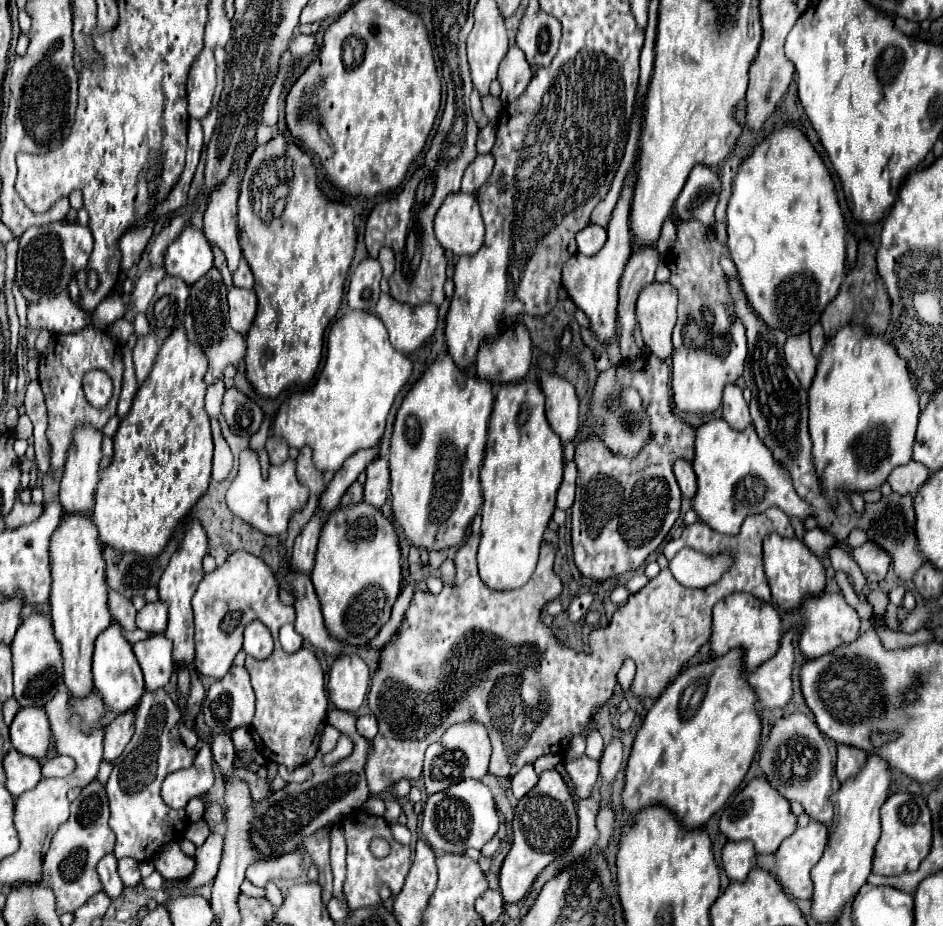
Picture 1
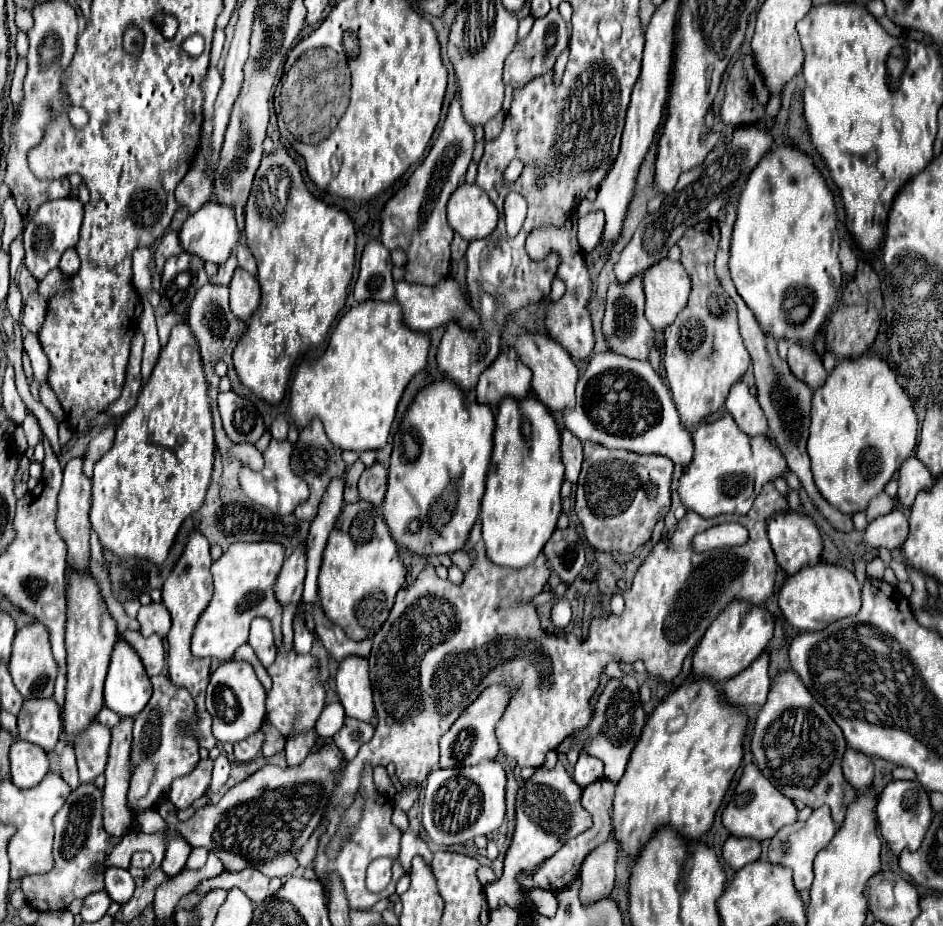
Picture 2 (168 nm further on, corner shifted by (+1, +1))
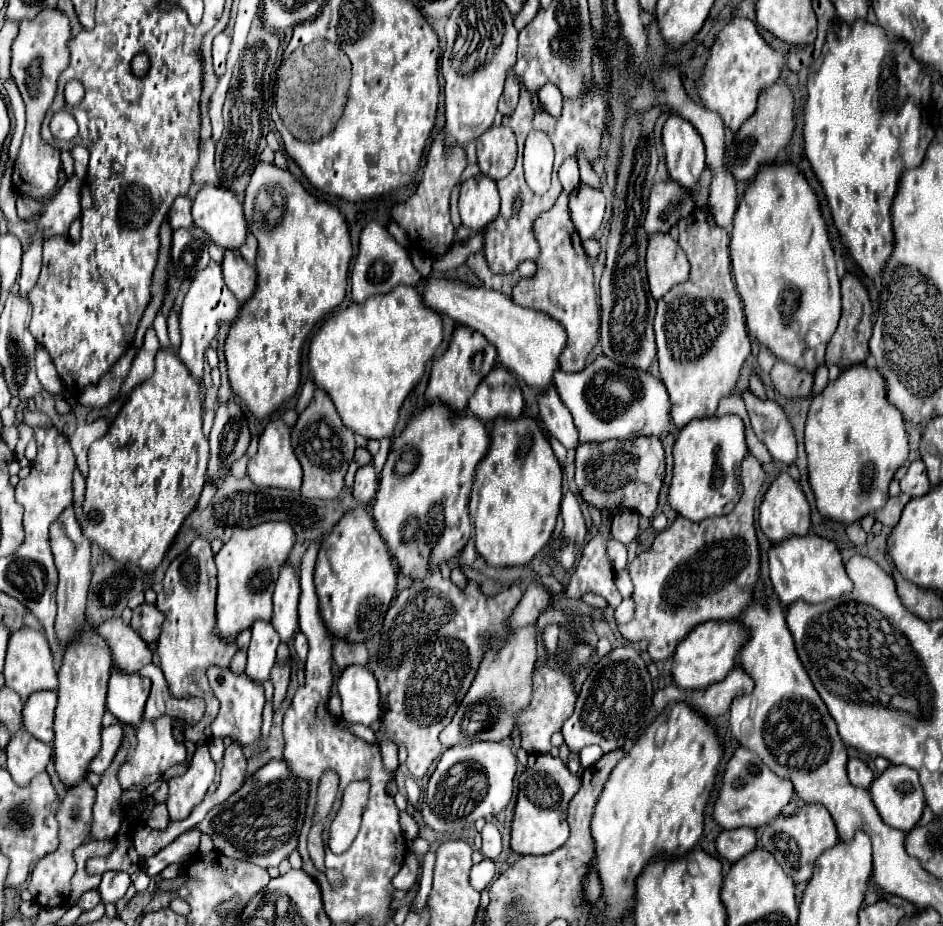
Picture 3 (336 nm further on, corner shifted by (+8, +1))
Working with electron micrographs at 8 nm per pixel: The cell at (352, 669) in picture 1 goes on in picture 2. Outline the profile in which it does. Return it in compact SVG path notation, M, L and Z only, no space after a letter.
M363 657L343 659L337 669L335 683L337 683L339 701L347 717L369 721L375 715L367 659Z

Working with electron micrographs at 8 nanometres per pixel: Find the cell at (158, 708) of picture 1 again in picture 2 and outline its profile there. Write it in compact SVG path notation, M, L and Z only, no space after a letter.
M159 675L155 679L151 679L153 683L153 695L149 699L149 703L145 705L145 709L135 717L135 725L133 725L133 745L131 745L131 771L135 771L149 755L155 767L155 775L153 781L149 785L149 791L143 799L139 801L127 801L127 809L133 815L131 821L135 823L137 817L149 809L157 809L159 801L165 801L169 795L169 787L173 783L173 779L187 775L199 761L199 747L195 743L193 737L177 737L175 735L175 727L179 721L191 721L195 719L195 703L191 699L191 695L187 695L187 691L183 691L181 687L173 687L171 681L165 675Z

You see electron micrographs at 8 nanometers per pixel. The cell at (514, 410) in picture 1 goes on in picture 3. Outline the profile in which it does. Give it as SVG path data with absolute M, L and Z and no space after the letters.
M498 417L490 433L490 449L476 467L470 493L476 551L490 567L526 565L550 541L562 501L562 467L532 417Z

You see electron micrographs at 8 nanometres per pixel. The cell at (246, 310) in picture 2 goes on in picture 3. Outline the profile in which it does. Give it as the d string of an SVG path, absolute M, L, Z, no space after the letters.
M226 249L222 267L224 267L224 281L228 289L242 305L246 299L252 297L256 289L256 267L248 265L238 249Z

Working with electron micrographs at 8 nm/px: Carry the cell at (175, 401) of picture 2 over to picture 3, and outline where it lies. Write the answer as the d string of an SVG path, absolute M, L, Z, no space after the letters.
M158 351L152 377L130 393L106 435L90 447L88 463L90 473L86 477L82 507L84 535L118 563L134 563L146 573L154 571L162 563L180 525L194 511L207 481L208 441L202 433L202 403L198 399L196 379L188 375L176 353Z

